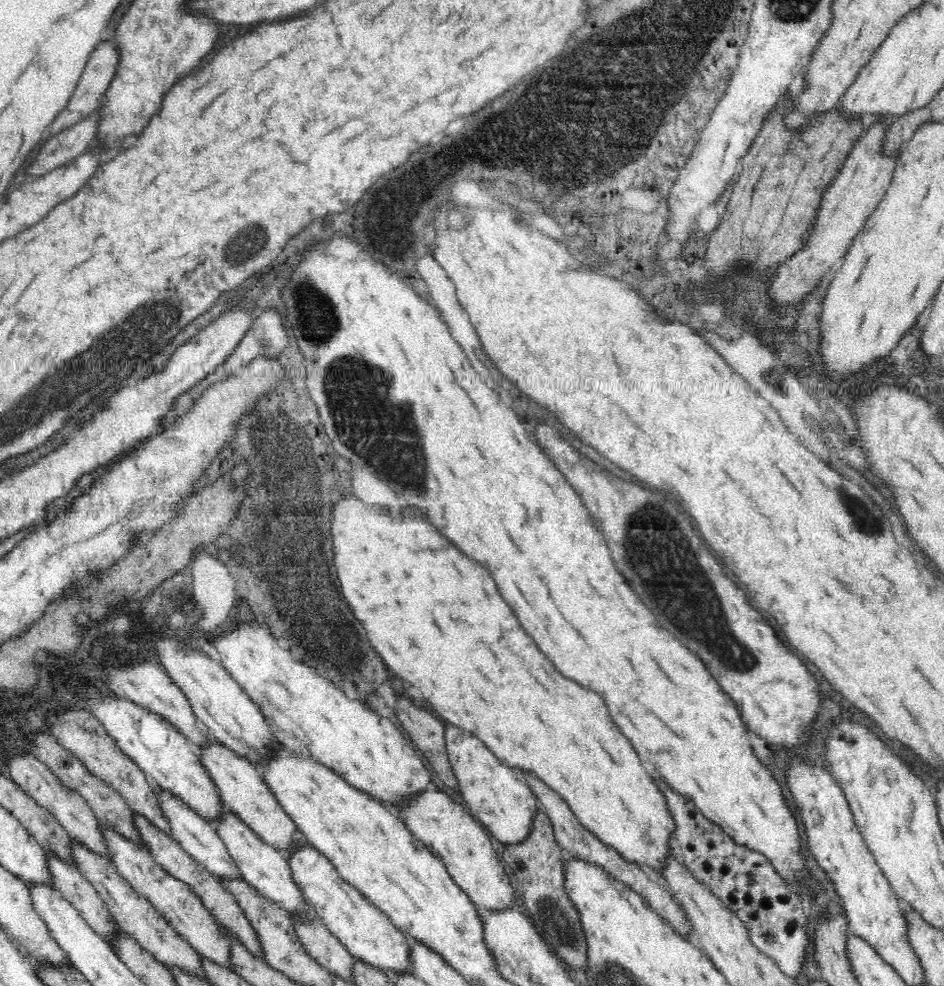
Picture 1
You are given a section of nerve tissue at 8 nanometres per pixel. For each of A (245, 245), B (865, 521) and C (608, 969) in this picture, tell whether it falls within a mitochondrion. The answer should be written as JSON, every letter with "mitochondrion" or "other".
{"A":"mitochondrion","B":"mitochondrion","C":"mitochondrion"}

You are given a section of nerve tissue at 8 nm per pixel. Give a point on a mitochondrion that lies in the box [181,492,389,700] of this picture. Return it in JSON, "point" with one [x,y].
{"point":[325,635]}

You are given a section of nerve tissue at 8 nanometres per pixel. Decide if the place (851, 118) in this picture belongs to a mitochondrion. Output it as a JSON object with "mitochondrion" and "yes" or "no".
{"mitochondrion":"no"}

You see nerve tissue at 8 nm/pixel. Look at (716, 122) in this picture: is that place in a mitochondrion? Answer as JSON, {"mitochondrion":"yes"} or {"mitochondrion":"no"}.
{"mitochondrion":"no"}

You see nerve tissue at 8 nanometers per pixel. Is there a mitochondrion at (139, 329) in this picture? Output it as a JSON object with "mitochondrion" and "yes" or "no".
{"mitochondrion":"yes"}

